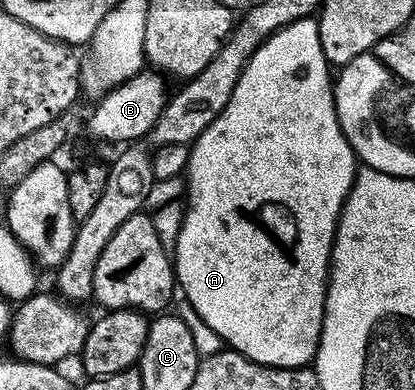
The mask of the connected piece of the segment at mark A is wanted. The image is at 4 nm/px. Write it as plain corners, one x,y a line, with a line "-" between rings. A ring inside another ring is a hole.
308,18
305,20
294,20
289,26
285,26
281,30
277,30
271,35
266,42
253,54
253,58
249,58
249,62
245,66
245,70
241,74
241,78
237,82
237,86
233,89
233,98
229,98
229,106
225,106
225,110
221,110
221,114
217,114
217,118
213,118
213,122
206,130
196,138
195,143
190,145
191,153
187,159
187,167
185,169
185,181
187,180
187,192
185,188
185,211
183,213
183,221
181,222
180,233
177,234
176,242
173,247
173,263
175,266
175,278
178,287
181,289
182,295
190,302
194,310
209,324
209,328
215,330
224,345
228,349
239,352
245,358
249,358
255,364
264,364
270,368
305,368
314,361
315,352
319,349
319,339
321,338
321,326
323,325
323,307
325,306
325,298
327,297
327,281
331,270
331,247
335,241
335,231
337,230
337,222
339,215
343,209
345,198
349,194
349,190
355,181
355,173
357,171
357,161
355,152
349,146
349,142
345,138
345,134
341,130
341,126
337,122
337,110
335,109
335,89
333,87
333,72
327,63
325,54
321,50
321,34
319,33
318,19

